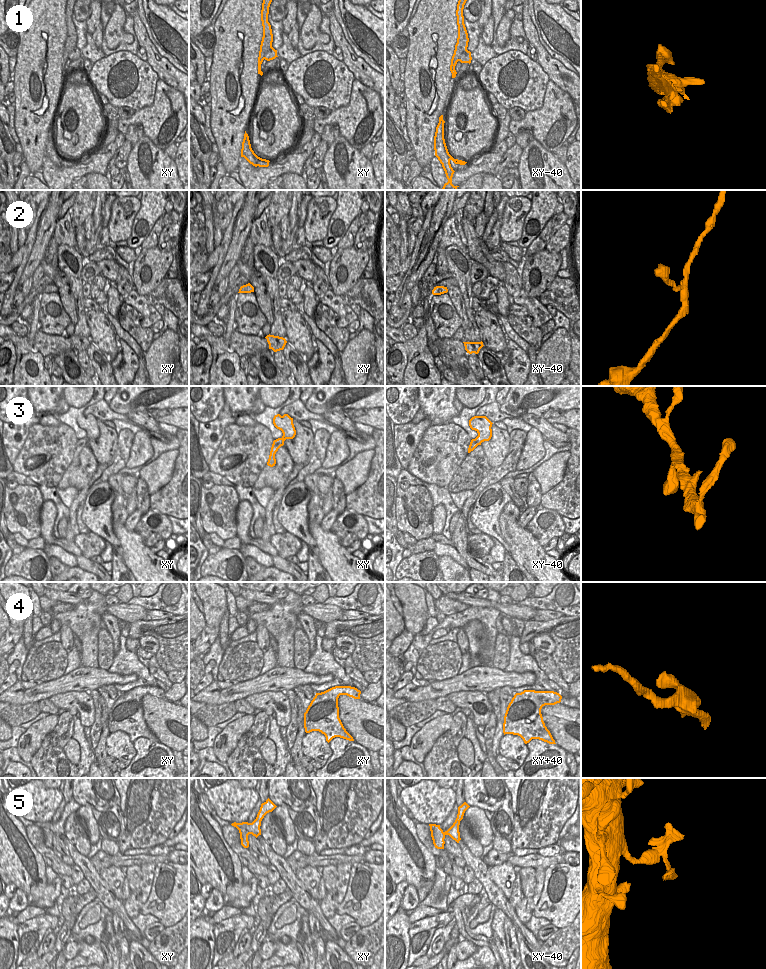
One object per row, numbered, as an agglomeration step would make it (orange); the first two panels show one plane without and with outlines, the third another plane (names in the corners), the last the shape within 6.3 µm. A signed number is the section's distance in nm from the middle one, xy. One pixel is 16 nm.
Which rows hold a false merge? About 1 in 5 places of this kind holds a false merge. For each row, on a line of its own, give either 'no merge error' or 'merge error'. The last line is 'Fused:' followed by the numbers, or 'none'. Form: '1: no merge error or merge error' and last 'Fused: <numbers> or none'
1: merge error
2: no merge error
3: no merge error
4: no merge error
5: no merge error
Fused: 1

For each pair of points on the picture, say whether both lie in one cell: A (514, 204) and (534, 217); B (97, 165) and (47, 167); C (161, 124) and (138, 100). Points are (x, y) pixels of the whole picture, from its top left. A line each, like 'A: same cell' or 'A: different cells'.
A: different cells
B: same cell
C: different cells

